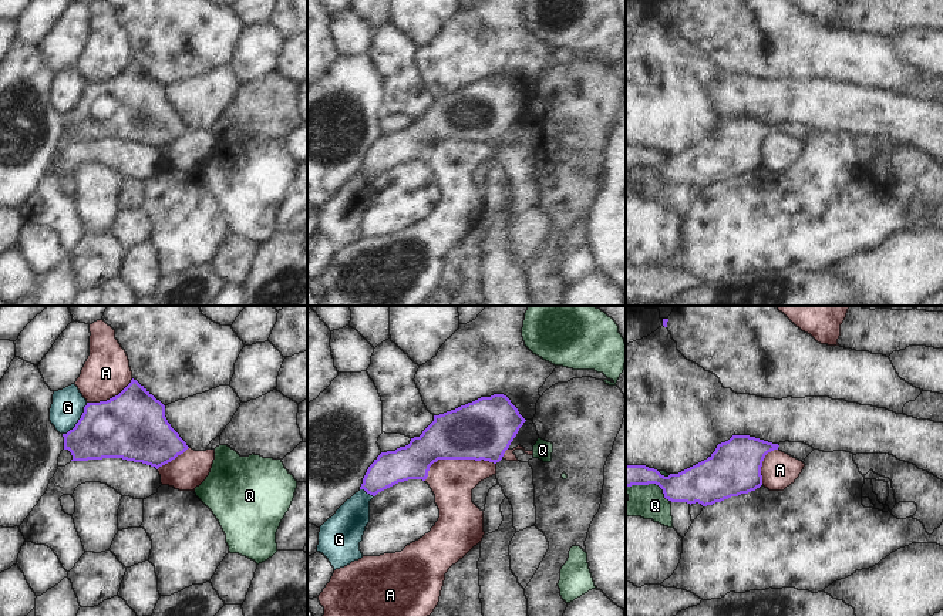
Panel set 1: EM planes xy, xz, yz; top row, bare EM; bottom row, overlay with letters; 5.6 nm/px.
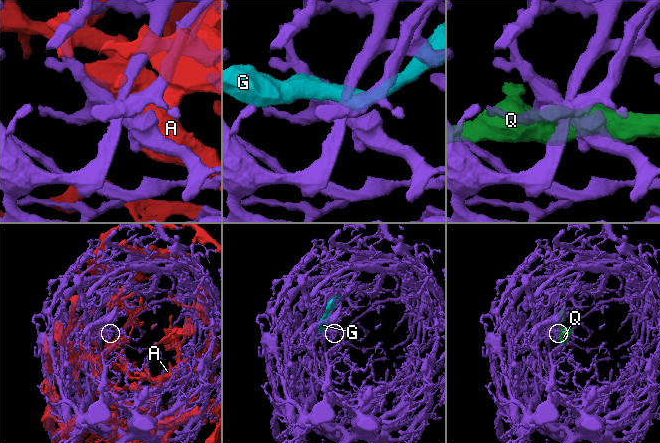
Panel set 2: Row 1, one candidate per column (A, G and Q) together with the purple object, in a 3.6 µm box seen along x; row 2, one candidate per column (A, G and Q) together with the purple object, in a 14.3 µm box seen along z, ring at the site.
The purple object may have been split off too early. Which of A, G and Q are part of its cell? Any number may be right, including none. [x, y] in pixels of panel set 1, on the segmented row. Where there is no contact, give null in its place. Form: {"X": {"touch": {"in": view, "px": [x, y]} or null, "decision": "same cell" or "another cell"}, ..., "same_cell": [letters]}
{"A": {"touch": {"in": "xz", "px": [455, 458]}, "decision": "another cell"}, "G": {"touch": {"in": "xy", "px": [78, 420]}, "decision": "another cell"}, "Q": {"touch": {"in": "yz", "px": [650, 482]}, "decision": "another cell"}, "same_cell": []}

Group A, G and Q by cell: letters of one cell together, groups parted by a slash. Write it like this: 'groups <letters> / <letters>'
groups A / G / Q

